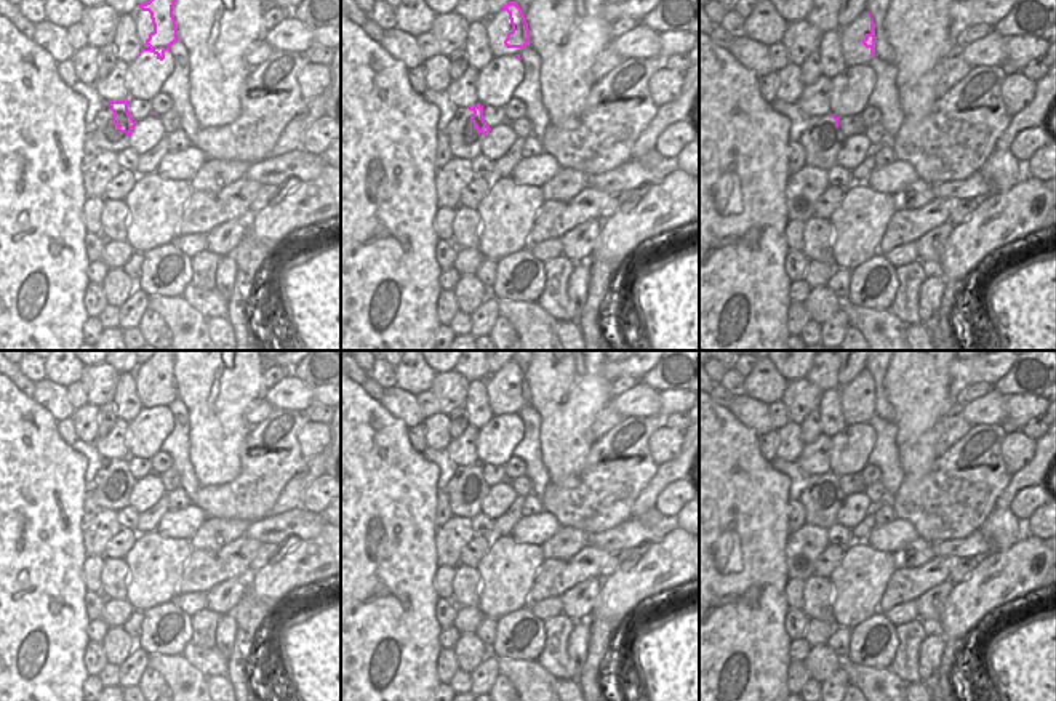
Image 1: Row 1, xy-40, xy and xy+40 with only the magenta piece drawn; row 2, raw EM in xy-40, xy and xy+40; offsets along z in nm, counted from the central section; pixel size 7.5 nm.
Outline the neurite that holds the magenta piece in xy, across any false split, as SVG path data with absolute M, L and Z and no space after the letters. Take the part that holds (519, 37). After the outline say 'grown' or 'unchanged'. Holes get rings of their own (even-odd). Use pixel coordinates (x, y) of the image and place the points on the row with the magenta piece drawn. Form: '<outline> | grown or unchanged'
M512 0L510 3L504 5L501 11L509 13L509 19L512 24L512 30L507 34L504 45L507 48L525 48L530 45L530 29L525 21L525 14L522 8Z | unchanged

